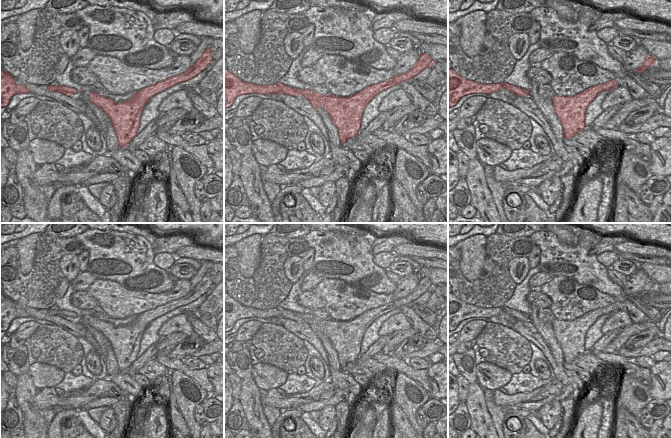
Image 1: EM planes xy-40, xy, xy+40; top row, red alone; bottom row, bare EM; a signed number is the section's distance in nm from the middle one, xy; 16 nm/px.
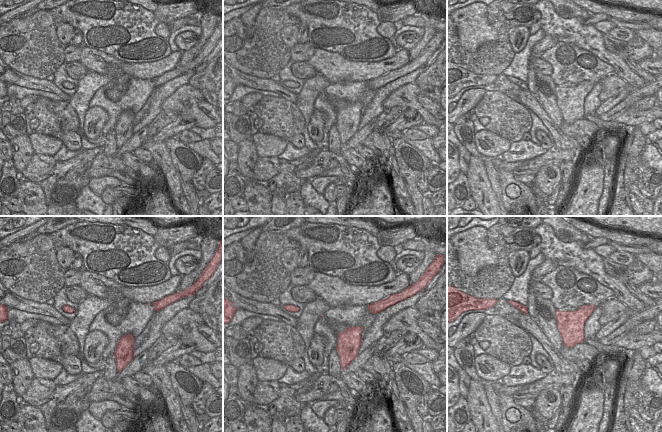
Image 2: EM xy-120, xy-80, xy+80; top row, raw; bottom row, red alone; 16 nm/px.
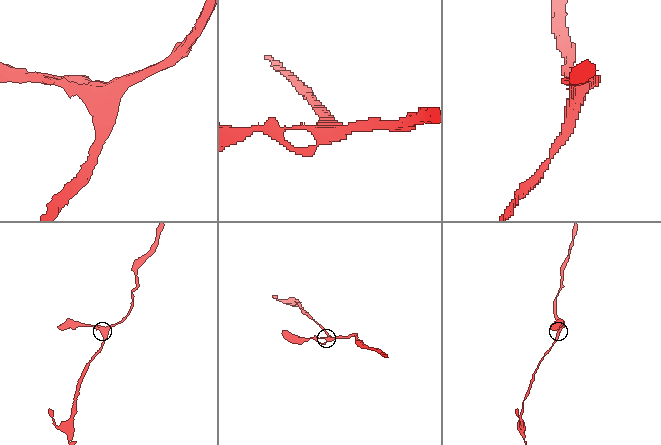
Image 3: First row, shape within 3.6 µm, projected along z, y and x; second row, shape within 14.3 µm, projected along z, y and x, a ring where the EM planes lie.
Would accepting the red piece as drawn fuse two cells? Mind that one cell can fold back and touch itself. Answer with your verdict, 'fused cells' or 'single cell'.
single cell

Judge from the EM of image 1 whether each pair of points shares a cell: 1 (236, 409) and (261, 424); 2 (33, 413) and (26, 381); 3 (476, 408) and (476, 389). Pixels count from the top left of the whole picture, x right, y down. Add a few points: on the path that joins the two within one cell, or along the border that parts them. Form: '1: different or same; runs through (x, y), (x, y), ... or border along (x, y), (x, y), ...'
1: different; border along (239, 399), (247, 424)
2: same; runs through (27, 405), (26, 389)
3: same; runs through (476, 403), (476, 394)

